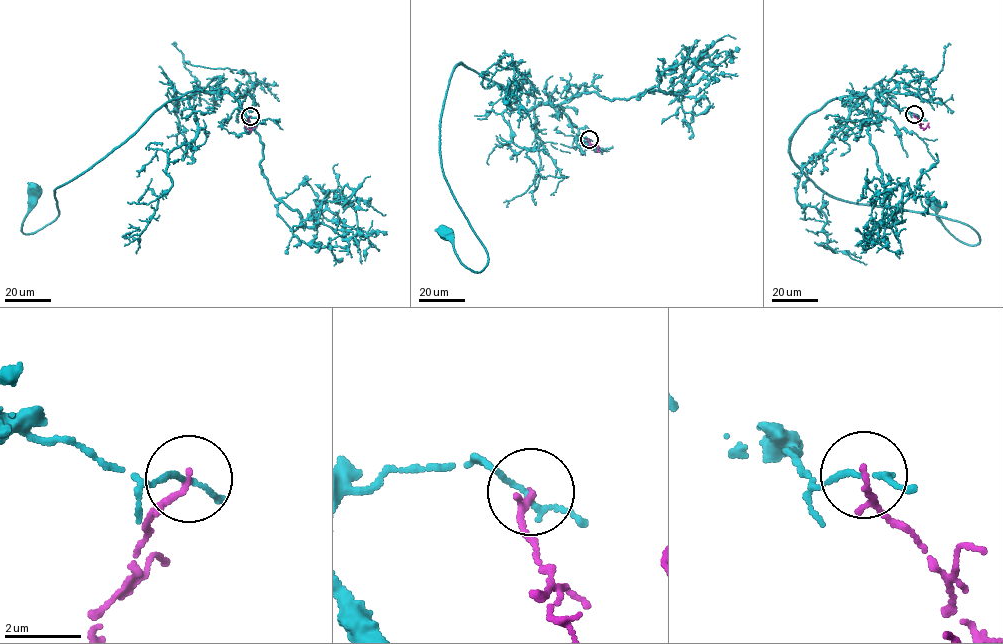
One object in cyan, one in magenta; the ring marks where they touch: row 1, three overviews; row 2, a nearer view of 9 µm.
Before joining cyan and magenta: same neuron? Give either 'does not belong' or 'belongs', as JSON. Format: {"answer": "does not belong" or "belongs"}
{"answer": "does not belong"}

